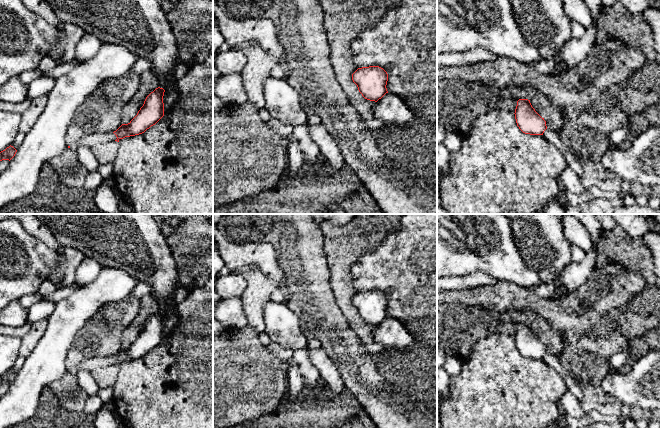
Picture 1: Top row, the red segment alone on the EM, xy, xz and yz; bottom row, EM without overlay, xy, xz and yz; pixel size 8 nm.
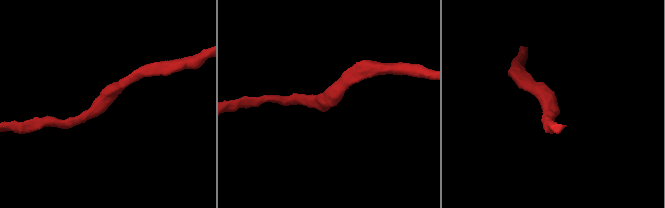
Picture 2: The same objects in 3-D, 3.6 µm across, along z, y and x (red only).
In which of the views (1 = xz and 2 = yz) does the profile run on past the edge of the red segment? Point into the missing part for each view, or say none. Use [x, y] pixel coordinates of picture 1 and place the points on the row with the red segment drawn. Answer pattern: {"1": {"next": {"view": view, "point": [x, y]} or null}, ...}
{"1": {"next": null}, "2": {"next": null}}

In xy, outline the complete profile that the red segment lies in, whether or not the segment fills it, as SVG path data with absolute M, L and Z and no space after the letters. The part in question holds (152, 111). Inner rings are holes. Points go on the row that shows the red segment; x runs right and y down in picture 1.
M160 87L151 92L137 115L128 124L122 124L113 132L117 137L115 141L119 142L125 137L142 134L155 125L164 116L164 92L165 90Z

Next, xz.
M379 66L358 68L352 74L352 80L367 100L377 102L388 93L386 88L388 74Z

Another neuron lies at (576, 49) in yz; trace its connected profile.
M593 22L582 38L571 38L553 58L540 59L532 64L537 73L550 75L558 68L566 66L573 67L583 60L595 44L597 25Z

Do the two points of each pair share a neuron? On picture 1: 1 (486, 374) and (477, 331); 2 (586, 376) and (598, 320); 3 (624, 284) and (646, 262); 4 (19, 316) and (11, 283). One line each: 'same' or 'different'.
1: different
2: same
3: different
4: different

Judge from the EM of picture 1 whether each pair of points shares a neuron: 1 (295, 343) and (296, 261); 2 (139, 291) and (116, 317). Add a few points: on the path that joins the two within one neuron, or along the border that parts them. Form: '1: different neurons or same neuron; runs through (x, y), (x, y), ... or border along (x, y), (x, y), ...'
1: different neurons; border along (286, 303), (297, 316), (299, 326), (306, 335)
2: different neurons; border along (130, 294), (138, 298)

